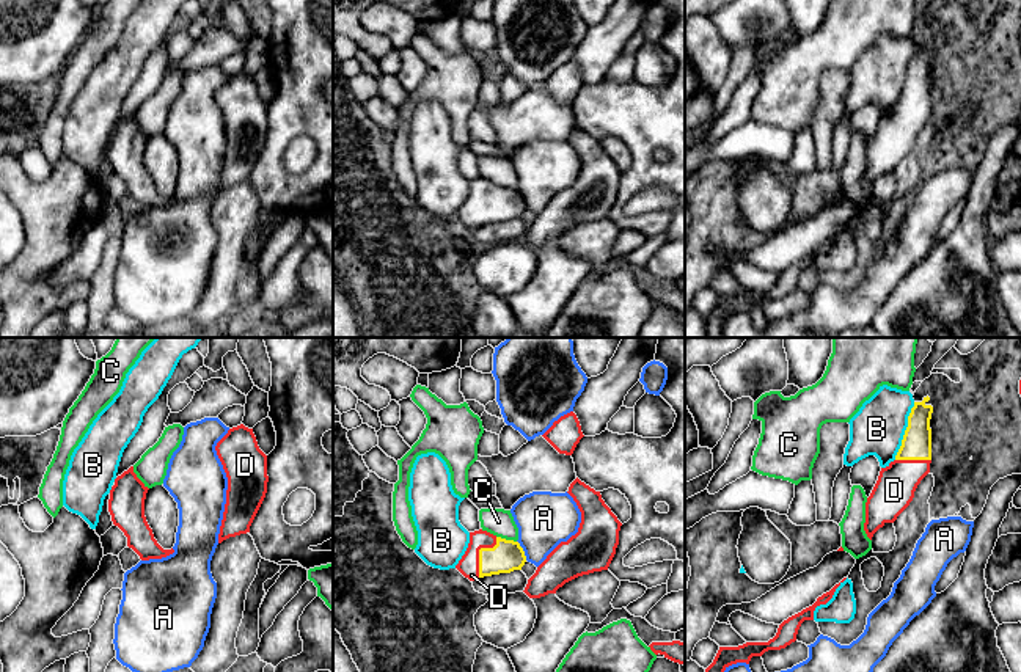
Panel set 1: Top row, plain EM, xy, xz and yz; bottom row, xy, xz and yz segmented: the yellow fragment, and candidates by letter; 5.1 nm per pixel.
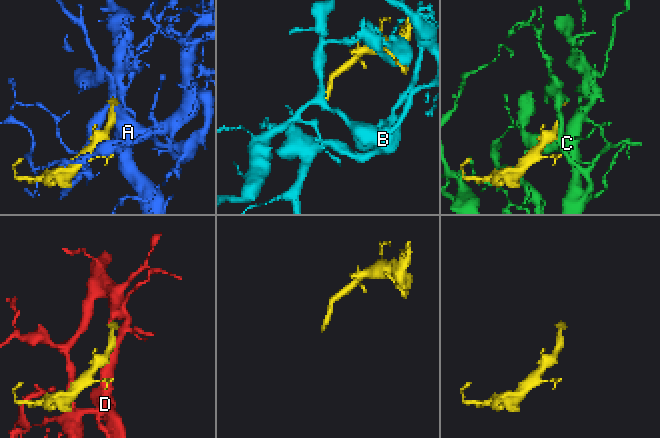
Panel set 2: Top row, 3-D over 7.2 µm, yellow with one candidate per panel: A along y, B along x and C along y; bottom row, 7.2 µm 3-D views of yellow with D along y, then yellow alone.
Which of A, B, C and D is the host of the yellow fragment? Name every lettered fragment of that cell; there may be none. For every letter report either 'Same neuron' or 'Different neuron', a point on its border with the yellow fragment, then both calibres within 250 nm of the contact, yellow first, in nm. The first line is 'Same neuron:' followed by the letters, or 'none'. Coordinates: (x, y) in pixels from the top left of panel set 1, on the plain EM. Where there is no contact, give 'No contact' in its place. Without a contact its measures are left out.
Same neuron: D
A: Different neuron. Touches yellow at xz (522, 198). Thickness 160 nm (yellow) against 280 nm
B: Different neuron. Touches yellow at yz (905, 79). Thickness 160 nm (yellow) against 280 nm
C: Different neuron. Touches yellow at xz (506, 189). Thickness 160 nm (yellow) against 140 nm
D: Same neuron. Touches yellow at xz (479, 201). Thickness 160 nm (yellow) against 110 nm

